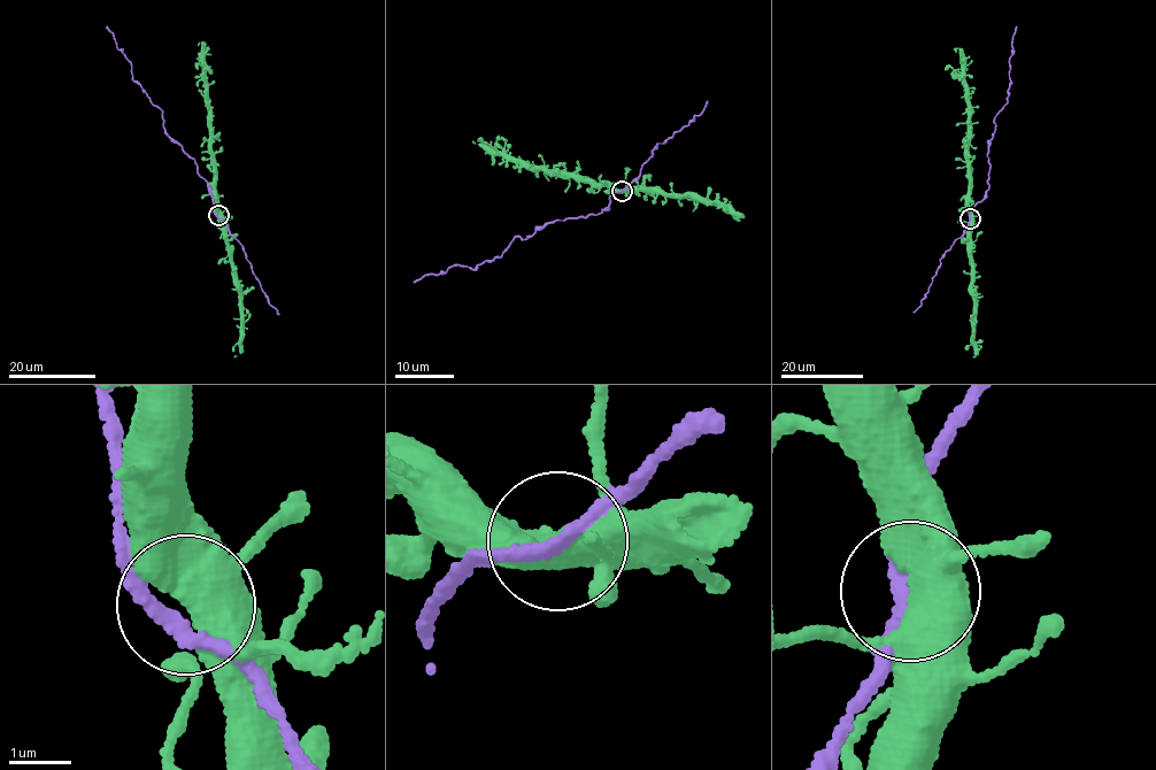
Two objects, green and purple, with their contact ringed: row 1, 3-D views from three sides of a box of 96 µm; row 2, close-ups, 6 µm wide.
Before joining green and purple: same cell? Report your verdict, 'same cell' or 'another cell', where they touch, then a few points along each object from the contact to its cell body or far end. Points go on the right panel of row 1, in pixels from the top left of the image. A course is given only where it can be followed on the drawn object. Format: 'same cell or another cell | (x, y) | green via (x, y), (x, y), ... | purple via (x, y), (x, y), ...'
another cell | (970, 218) | green via (970, 218), (968, 87), (963, 53), (954, 49) | purple via (970, 220), (971, 208), (988, 187), (987, 154), (995, 128), (994, 118), (1007, 104), (1016, 25)

